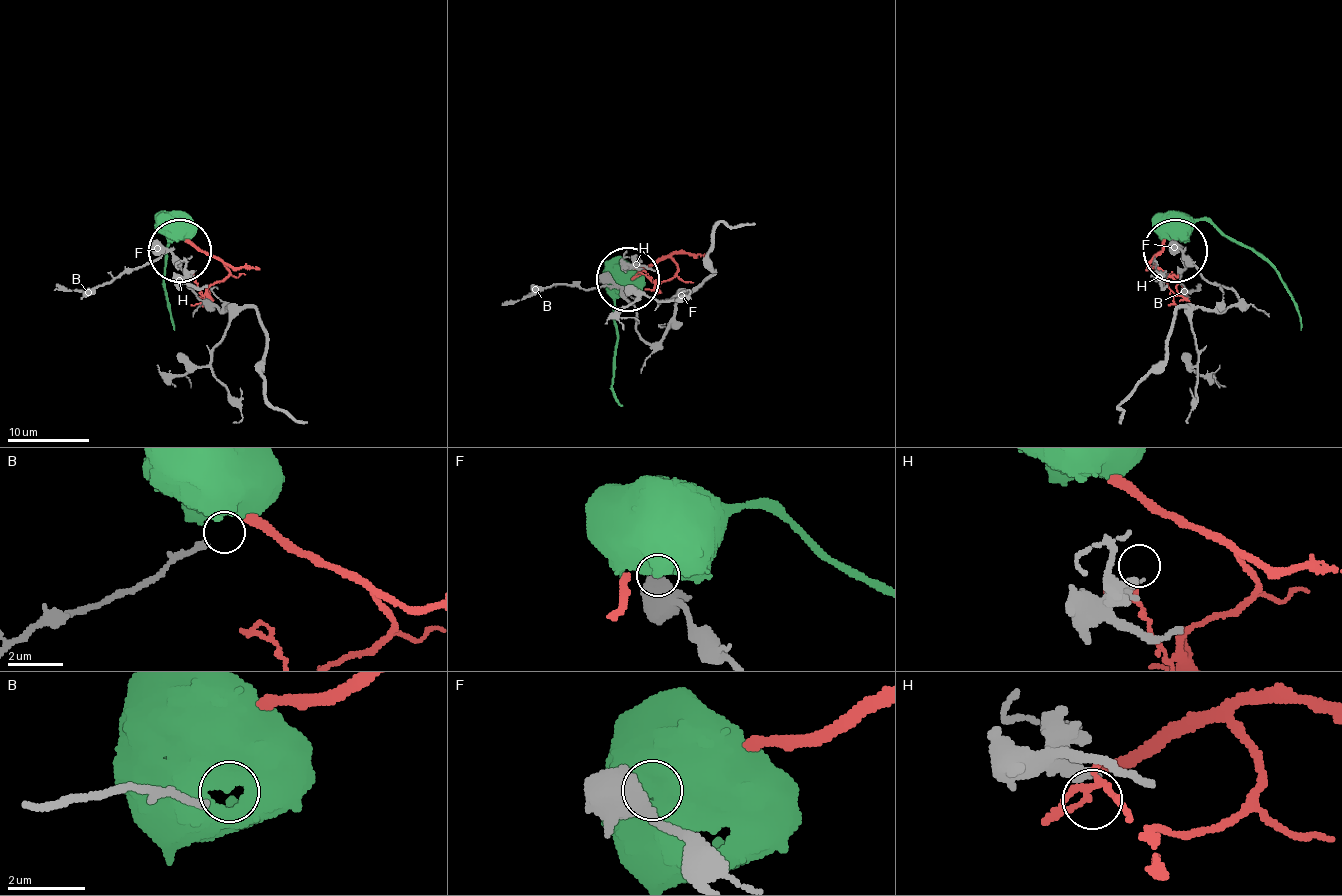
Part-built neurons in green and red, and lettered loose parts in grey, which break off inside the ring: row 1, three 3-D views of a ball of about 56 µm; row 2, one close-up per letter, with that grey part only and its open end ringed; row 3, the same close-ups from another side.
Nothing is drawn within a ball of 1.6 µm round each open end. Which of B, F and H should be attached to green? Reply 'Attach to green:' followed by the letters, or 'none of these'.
Attach to green: F

